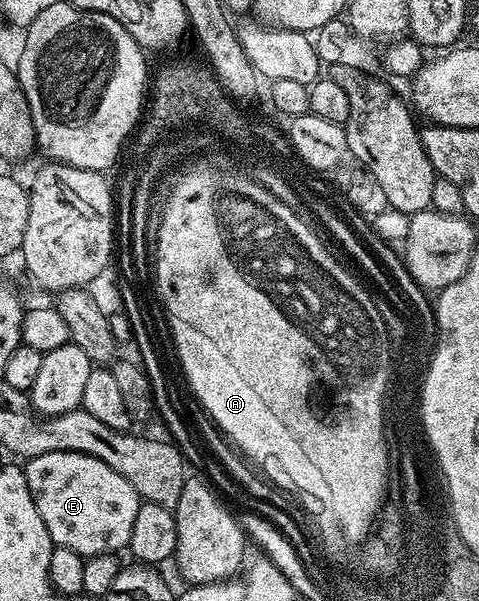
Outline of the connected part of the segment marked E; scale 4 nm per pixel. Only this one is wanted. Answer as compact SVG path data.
M48 452L30 456L24 469L31 498L35 498L35 510L39 510L39 518L43 518L43 526L47 526L47 534L51 534L56 547L75 550L82 558L117 554L120 548L121 551L128 549L131 525L143 501L123 474L115 474L107 462L85 452Z

